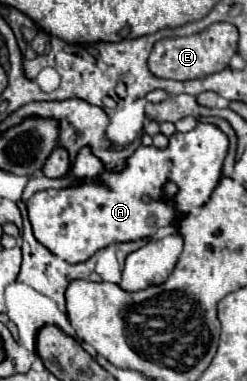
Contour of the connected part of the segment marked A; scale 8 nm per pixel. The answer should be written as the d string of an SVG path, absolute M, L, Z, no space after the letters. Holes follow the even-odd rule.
M198 123L196 129L192 129L188 133L172 135L170 145L164 151L156 149L154 145L152 147L140 145L134 151L134 155L128 159L128 167L122 173L104 173L102 171L96 179L82 181L82 185L78 185L78 187L46 189L46 191L38 191L34 197L30 197L26 205L28 205L28 217L30 217L30 223L34 229L34 237L44 247L48 247L56 257L60 257L68 263L86 261L98 249L108 247L118 241L136 241L142 237L152 237L158 227L172 225L178 217L182 217L190 209L202 207L208 201L210 193L214 191L214 187L218 185L218 181L222 177L222 161L226 157L226 151L228 151L228 137L218 127L214 127L210 123ZM168 179L172 179L180 189L174 201L162 201L162 185ZM146 193L150 193L150 199L152 199L150 203L142 201L142 197Z

